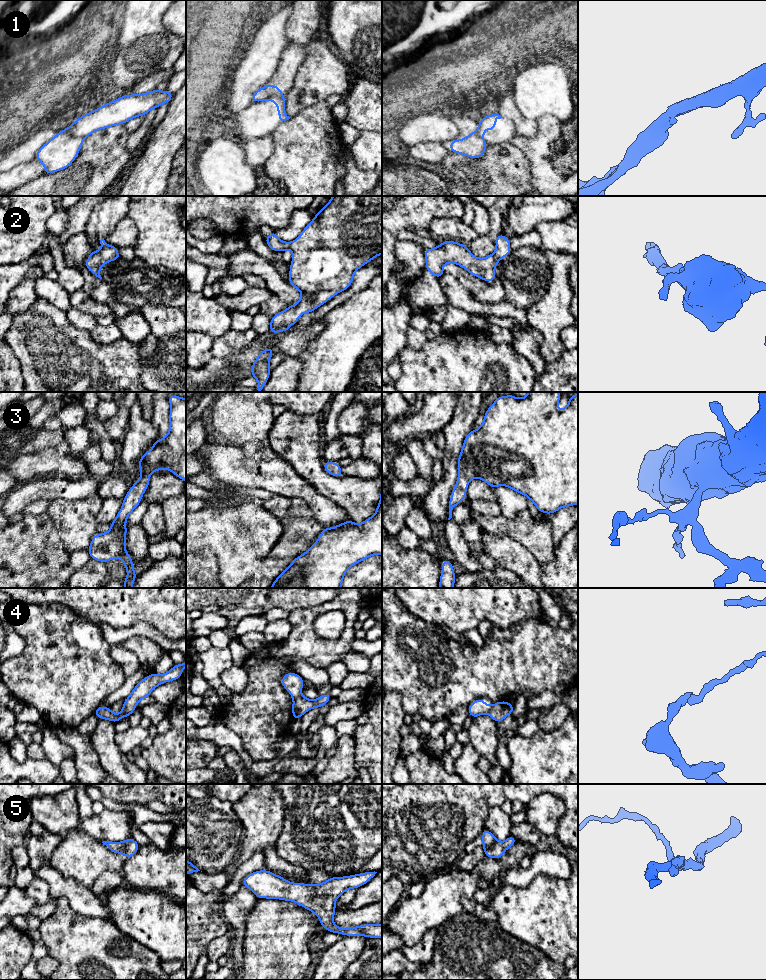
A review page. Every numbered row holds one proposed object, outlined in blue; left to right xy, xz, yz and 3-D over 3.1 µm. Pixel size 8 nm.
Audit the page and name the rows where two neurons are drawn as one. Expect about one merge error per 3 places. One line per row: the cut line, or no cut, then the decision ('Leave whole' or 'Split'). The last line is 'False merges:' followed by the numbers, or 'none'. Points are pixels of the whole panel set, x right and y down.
1: Split along xy (69, 127), (74, 135), (83, 138). Split
2: No split. Leave whole
3: No split. Leave whole
4: Split along xz (300, 695), (293, 698). Split
5: No split. Leave whole
False merges: 1, 4

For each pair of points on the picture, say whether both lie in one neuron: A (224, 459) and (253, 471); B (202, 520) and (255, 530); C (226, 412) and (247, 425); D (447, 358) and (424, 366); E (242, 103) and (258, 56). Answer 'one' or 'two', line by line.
A: one
B: one
C: one
D: one
E: one

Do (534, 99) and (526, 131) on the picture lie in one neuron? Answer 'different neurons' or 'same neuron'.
different neurons

